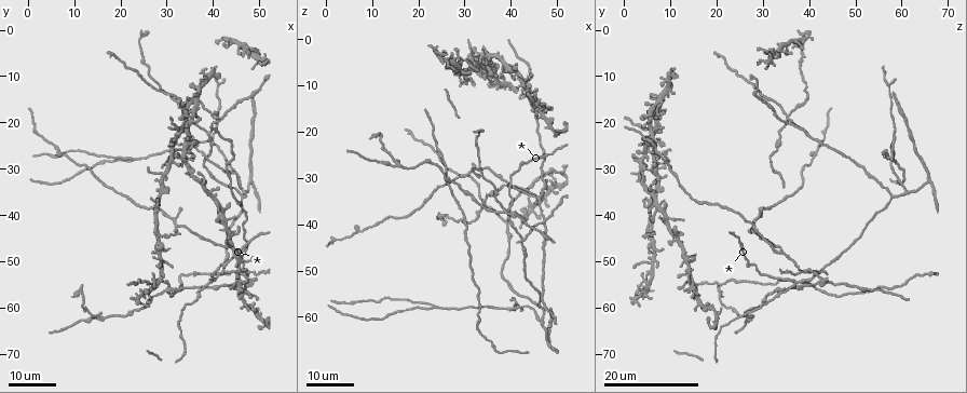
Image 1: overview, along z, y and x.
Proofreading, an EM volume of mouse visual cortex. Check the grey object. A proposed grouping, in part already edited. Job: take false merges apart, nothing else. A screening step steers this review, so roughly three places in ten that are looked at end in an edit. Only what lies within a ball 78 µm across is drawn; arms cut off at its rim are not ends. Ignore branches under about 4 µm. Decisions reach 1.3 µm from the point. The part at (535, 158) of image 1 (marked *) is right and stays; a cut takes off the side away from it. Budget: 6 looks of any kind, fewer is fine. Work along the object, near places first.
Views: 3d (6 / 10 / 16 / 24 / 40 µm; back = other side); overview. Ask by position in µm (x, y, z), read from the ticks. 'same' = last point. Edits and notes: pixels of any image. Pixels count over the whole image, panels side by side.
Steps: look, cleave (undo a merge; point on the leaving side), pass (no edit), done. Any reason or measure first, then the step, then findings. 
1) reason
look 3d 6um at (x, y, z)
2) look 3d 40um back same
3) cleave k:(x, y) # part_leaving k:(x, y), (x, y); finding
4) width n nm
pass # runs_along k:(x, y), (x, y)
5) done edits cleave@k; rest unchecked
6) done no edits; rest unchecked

looks like a crossing
look 3d 24um at (47.0, 52.0, 39.0)

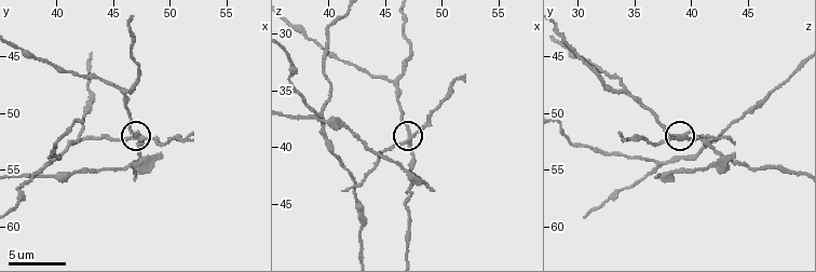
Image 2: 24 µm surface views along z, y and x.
look 3d 6um at (47.4, 52.2, 39.0)

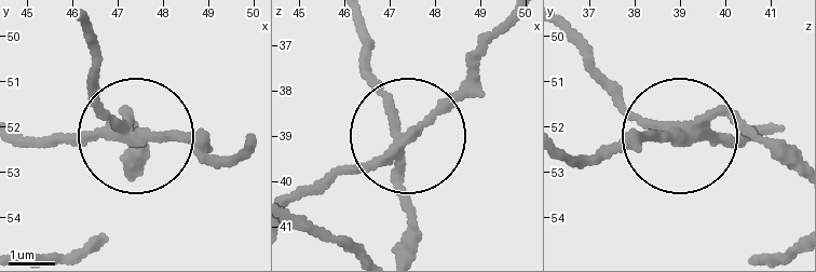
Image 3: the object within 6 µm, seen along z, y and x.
width 230 nm
cleave 3:(177, 139) # part_leaving 3:(118, 137), (17, 137); a second neuron is stuck on

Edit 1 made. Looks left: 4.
redraw
look overview

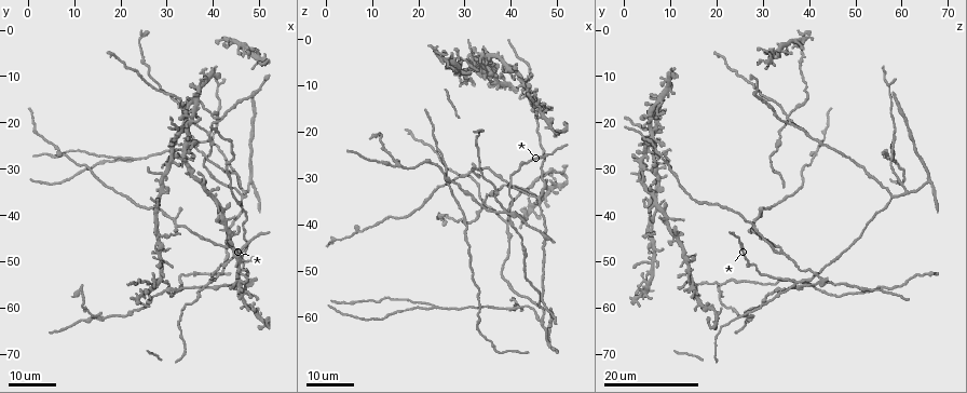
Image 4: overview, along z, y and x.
three arms meet
look 3d 16um at (39.0, 24.0, 57.5)

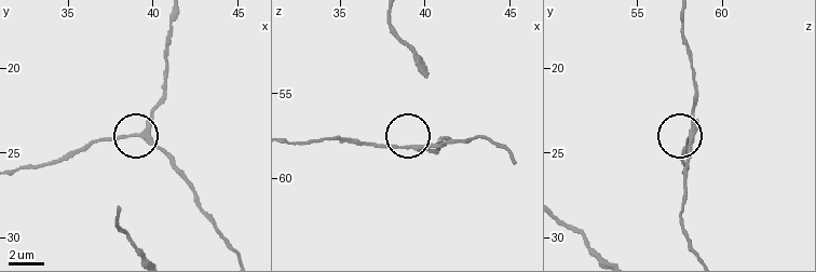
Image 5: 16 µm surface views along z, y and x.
look 3d 6um at (39.2, 23.9, 58.1)

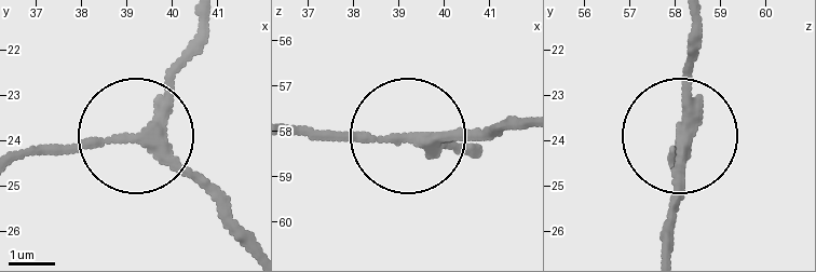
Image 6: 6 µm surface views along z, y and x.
pass # runs_along 6:(668, 235), (692, 42); one neuron here

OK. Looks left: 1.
done edits cleave@3; rest unchecked

